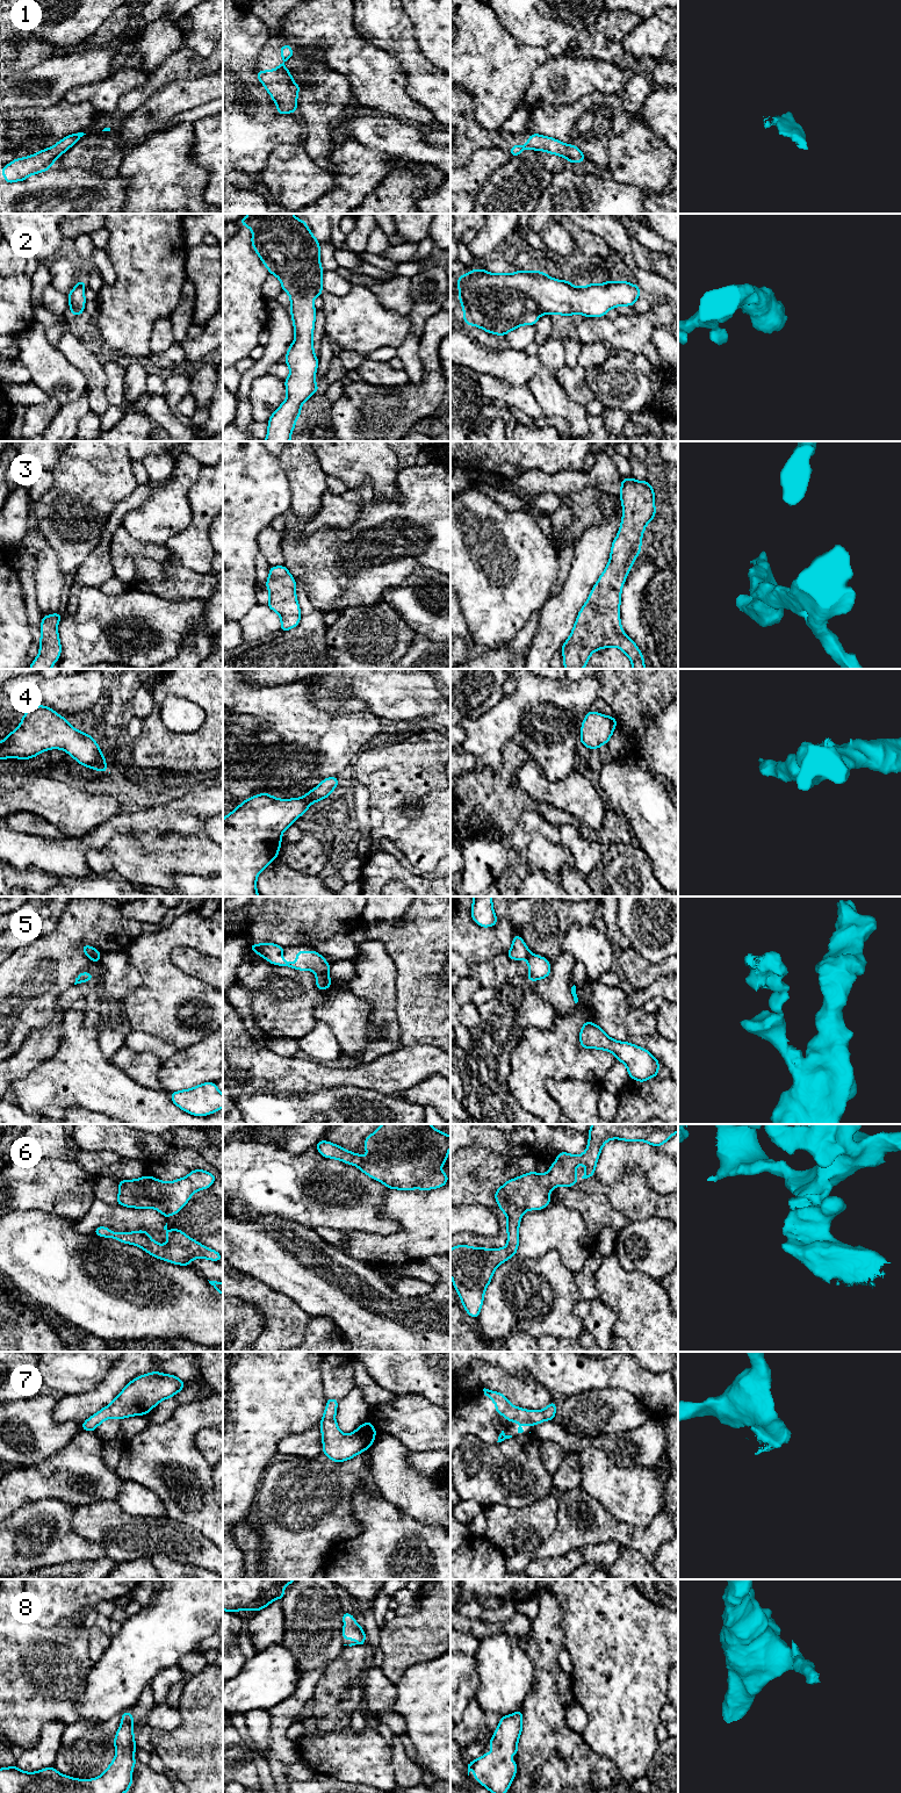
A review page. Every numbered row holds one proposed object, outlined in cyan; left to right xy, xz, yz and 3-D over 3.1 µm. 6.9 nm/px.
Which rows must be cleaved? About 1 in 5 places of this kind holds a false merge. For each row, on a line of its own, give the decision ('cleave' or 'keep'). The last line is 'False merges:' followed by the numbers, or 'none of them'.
1: keep
2: keep
3: keep
4: keep
5: cleave
6: keep
7: keep
8: keep
False merges: 5

